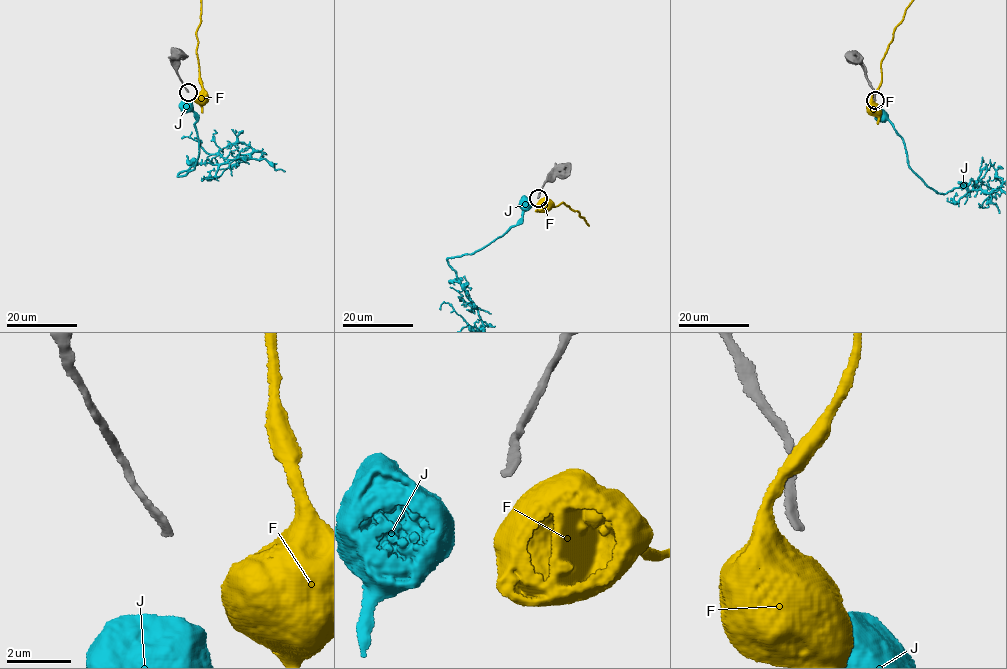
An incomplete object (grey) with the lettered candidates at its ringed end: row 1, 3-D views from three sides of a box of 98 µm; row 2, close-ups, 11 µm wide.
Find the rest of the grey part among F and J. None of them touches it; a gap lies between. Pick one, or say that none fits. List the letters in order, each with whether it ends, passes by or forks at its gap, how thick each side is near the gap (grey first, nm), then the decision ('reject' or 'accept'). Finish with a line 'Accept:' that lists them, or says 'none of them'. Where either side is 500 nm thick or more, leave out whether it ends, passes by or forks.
F: 240 nm thick on the grey side, 1050 nm on the other; reject
J: 240 nm thick on the grey side, 850 nm on the other; reject
Accept: none of them

